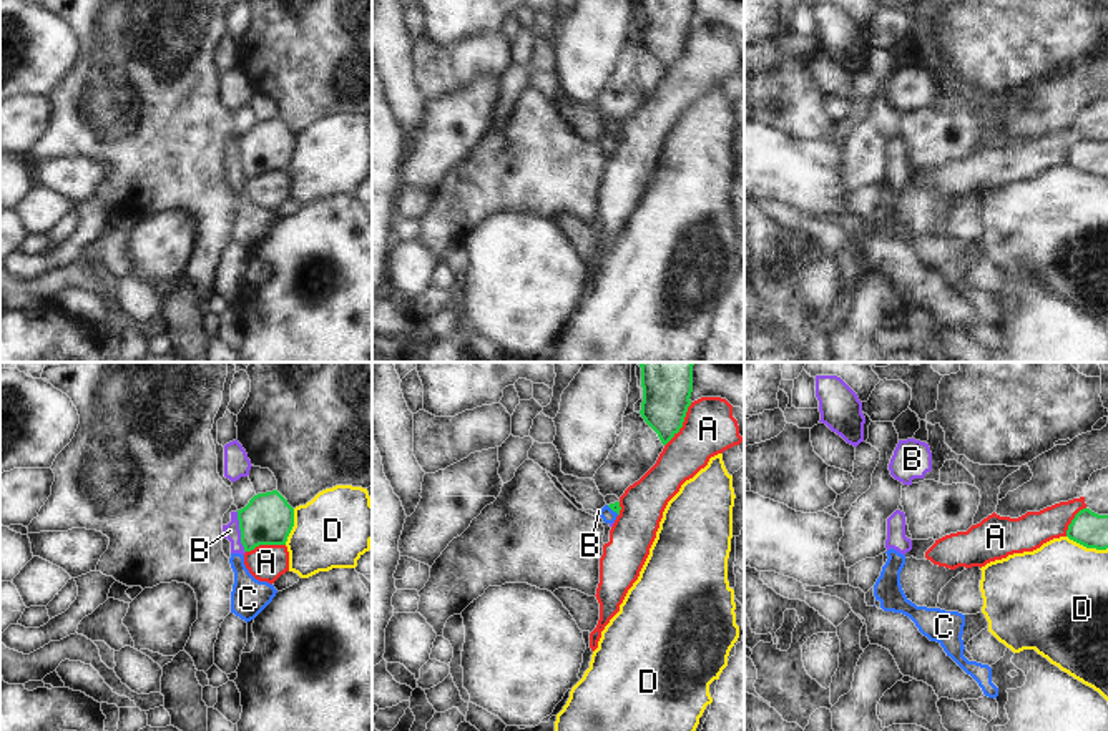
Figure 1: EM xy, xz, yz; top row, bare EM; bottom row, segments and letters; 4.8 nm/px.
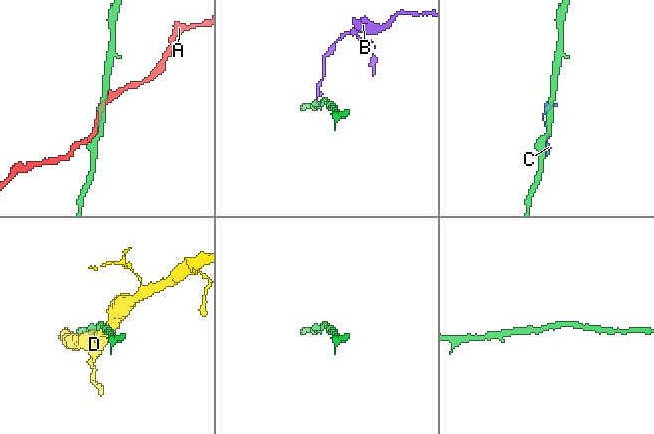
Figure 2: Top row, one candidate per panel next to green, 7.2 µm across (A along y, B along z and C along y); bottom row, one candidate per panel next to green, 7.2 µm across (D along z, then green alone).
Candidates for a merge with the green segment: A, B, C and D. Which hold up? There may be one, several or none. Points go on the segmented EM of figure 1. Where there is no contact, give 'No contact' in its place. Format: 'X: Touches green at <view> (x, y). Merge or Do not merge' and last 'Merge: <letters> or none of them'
A: Touches green at xz (681, 424). Do not merge
B: Touches green at xy (241, 532). Do not merge
C: Touches green at xz (613, 510). Do not merge
D: Touches green at yz (1087, 547). Do not merge
Merge: none of them.

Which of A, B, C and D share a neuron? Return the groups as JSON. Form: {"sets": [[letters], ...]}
{"sets": [["A"], ["B", "C"], ["D"]]}

